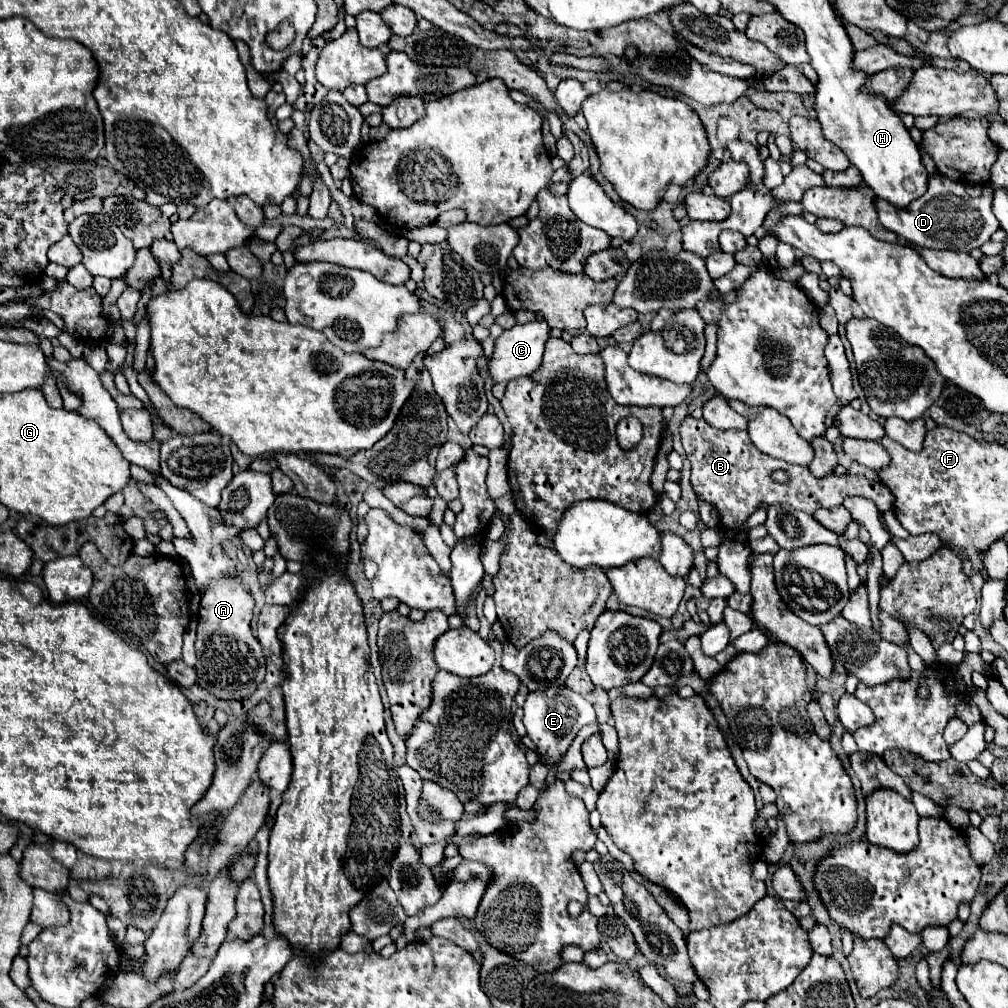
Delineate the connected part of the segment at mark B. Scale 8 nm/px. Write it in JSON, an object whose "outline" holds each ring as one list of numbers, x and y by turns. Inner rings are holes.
{"outline":[[692,416,682,420,680,426,682,446,692,464,692,486,698,498,712,504,720,518,720,528,732,532,736,542,748,540,746,520,760,504,790,504,798,510,814,514,818,508,834,508,844,502,848,496,864,496,870,498,880,512,892,510,894,496,892,492,878,480,872,482,862,474,832,474,824,480,814,478,806,466,794,466,784,460,776,460,762,452,756,452,746,430,718,430,704,422,704,418,696,420],[774,470,784,470,788,474,786,484,778,484,770,478]]}

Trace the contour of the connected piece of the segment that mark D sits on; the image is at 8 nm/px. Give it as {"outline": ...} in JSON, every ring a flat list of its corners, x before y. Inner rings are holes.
{"outline":[[932,176,928,192,920,196,920,200,914,200,908,208,898,210,892,208,892,204,876,200,876,210,880,212,880,222,884,224,884,228,902,236,910,244,930,250,934,248,970,252,988,242,990,236,1000,228,1000,222,992,212,992,198,994,192,990,186,982,186,982,194,978,198,970,198,960,182,950,180,946,176]]}

